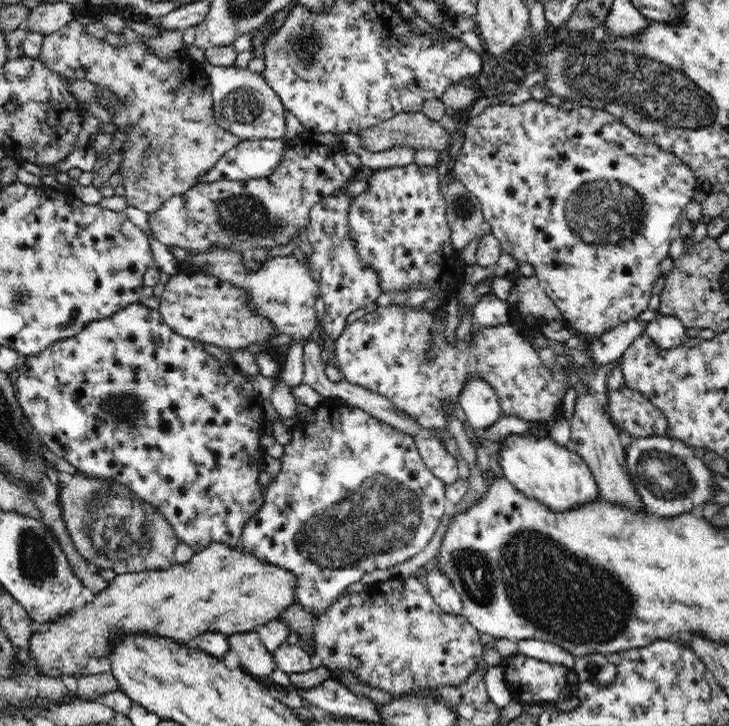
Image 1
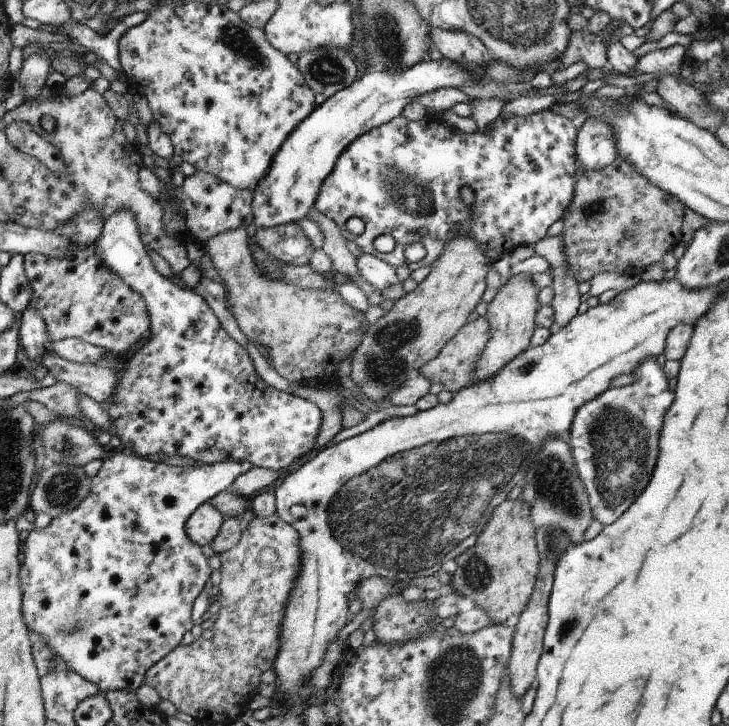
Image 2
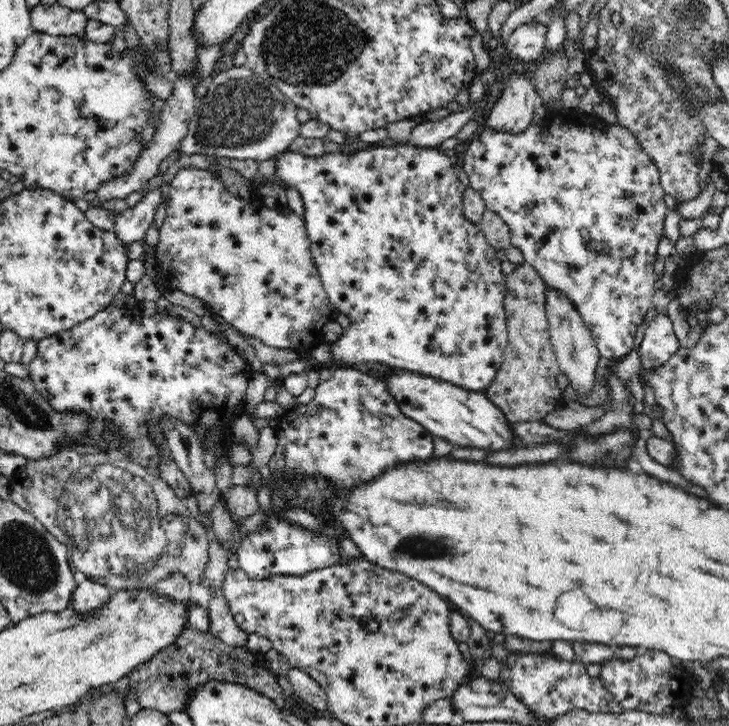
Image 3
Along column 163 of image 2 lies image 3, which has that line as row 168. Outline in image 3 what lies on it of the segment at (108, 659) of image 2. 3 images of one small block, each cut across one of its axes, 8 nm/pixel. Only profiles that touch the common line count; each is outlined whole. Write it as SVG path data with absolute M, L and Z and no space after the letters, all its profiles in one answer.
M562 108L557 113L551 113L540 124L532 123L525 131L518 134L484 127L484 130L471 140L464 156L462 168L468 174L469 186L485 200L485 208L498 214L510 229L511 246L515 246L522 252L524 261L536 269L549 288L565 294L573 302L574 308L588 325L601 356L609 360L626 356L634 348L636 329L644 320L648 309L652 307L652 299L657 291L653 266L657 259L656 248L658 248L665 233L664 218L668 212L668 206L664 201L666 193L662 183L660 183L658 167L650 155L642 149L642 145L638 143L634 133L628 127L622 127L620 124L606 123L595 114L586 115L581 114L578 109L566 110Z

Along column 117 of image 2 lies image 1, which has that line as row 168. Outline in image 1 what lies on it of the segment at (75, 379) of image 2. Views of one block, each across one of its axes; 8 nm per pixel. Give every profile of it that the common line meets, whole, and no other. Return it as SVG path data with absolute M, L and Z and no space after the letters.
M339 134L339 140L347 153L353 152L357 154L361 160L361 164L372 168L374 171L414 163L415 150L407 146L393 146L388 150L370 152L362 146L360 137L357 134Z

